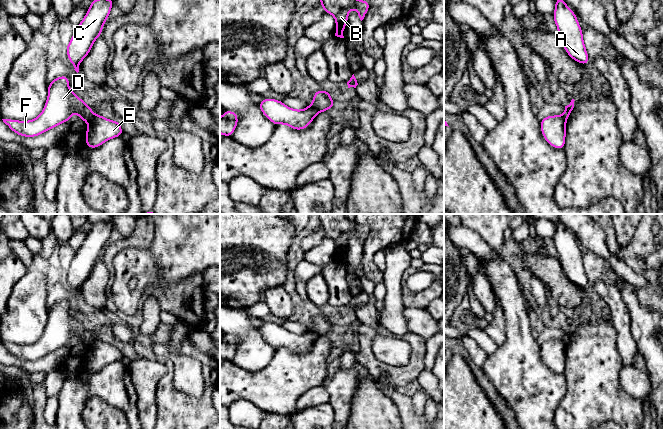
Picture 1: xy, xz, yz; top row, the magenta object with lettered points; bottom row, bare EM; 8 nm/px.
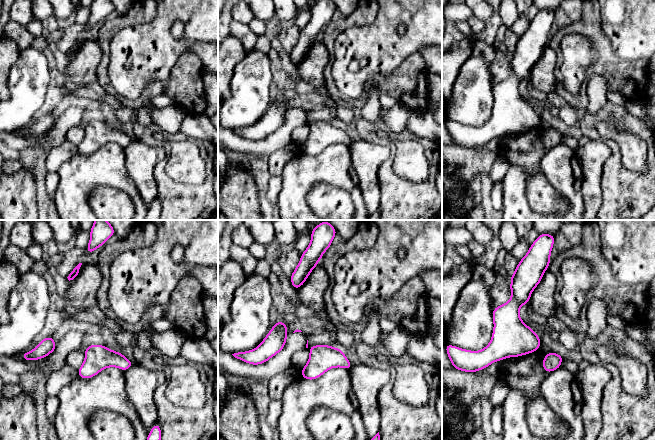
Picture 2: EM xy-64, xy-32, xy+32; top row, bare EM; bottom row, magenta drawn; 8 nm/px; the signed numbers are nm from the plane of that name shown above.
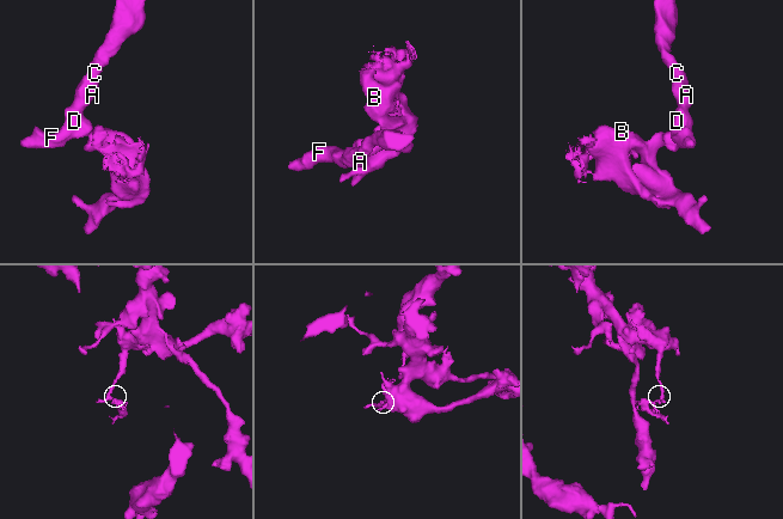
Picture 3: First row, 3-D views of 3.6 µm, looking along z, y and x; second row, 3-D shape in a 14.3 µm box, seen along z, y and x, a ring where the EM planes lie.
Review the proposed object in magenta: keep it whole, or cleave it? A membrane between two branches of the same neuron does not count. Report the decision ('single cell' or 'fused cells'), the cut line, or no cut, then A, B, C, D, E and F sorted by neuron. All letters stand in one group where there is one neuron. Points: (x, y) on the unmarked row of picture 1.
fused cells | xy (95, 338), (88, 346) | A C D F / B E

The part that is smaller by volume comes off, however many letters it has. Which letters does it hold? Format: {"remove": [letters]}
{"remove": ["B", "E"]}

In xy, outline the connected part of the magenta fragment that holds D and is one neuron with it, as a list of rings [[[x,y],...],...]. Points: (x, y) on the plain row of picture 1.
[[[64,299],[48,307],[48,322],[38,341],[30,345],[2,344],[14,357],[23,361],[36,361],[68,346],[75,336],[79,338],[79,343],[86,346],[95,340],[90,329],[69,313],[69,300]]]

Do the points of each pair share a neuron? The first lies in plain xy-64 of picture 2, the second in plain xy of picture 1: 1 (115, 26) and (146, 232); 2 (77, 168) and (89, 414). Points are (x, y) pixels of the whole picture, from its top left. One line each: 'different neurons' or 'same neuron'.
1: same neuron
2: different neurons

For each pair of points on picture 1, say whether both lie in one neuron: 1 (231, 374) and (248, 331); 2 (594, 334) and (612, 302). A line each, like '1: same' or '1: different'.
1: different
2: different

